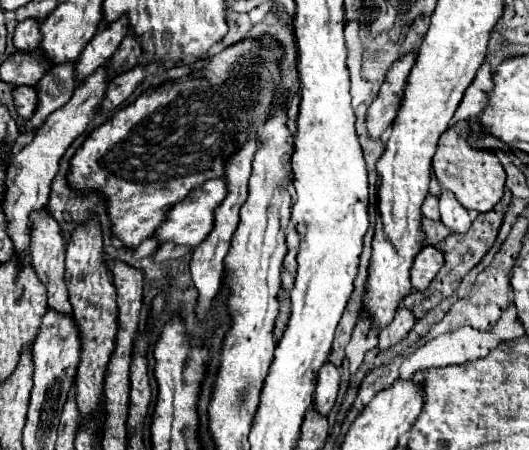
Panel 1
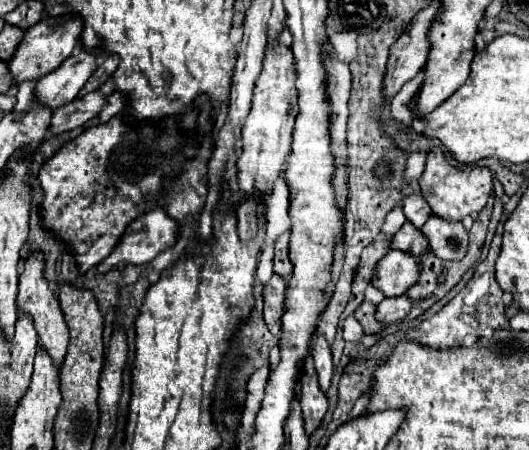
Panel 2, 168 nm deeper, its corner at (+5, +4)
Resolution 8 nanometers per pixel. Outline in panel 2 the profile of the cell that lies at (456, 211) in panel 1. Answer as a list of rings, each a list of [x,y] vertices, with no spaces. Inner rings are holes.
[[[431,216],[421,228],[423,236],[429,240],[429,252],[441,260],[459,262],[467,254],[469,234],[461,222],[449,222]]]

